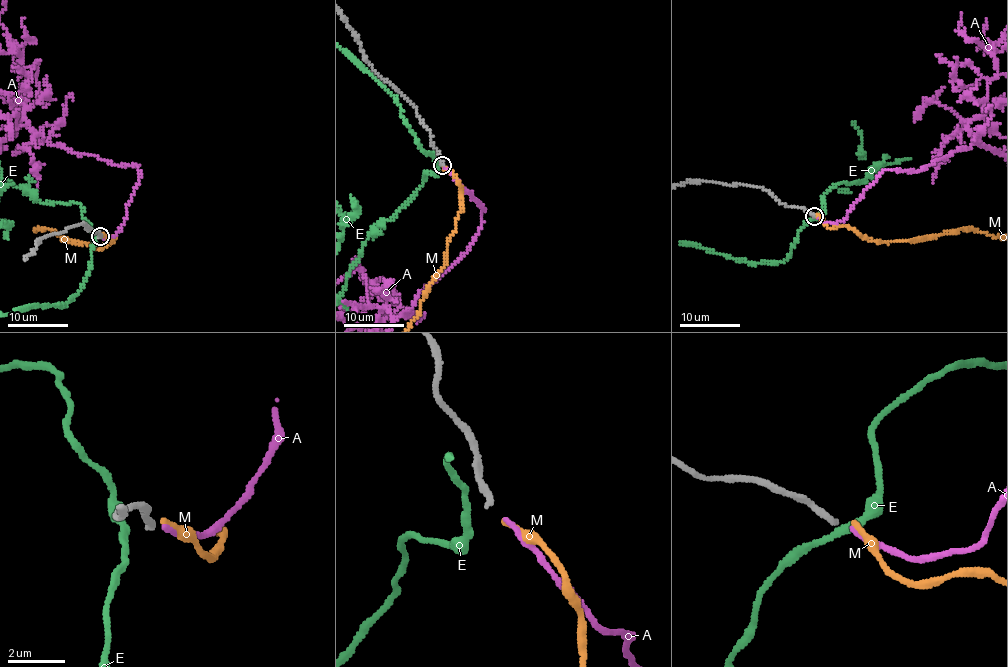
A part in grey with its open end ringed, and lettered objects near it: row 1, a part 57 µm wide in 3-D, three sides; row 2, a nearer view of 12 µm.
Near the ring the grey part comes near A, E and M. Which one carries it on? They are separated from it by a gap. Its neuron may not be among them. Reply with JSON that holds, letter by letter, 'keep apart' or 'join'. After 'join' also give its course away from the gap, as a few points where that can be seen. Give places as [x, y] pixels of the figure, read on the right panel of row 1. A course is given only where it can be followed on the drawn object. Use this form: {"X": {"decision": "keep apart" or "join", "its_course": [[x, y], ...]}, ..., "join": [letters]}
{"A": {"decision": "keep apart"}, "E": {"decision": "keep apart"}, "M": {"decision": "keep apart"}, "join": []}

